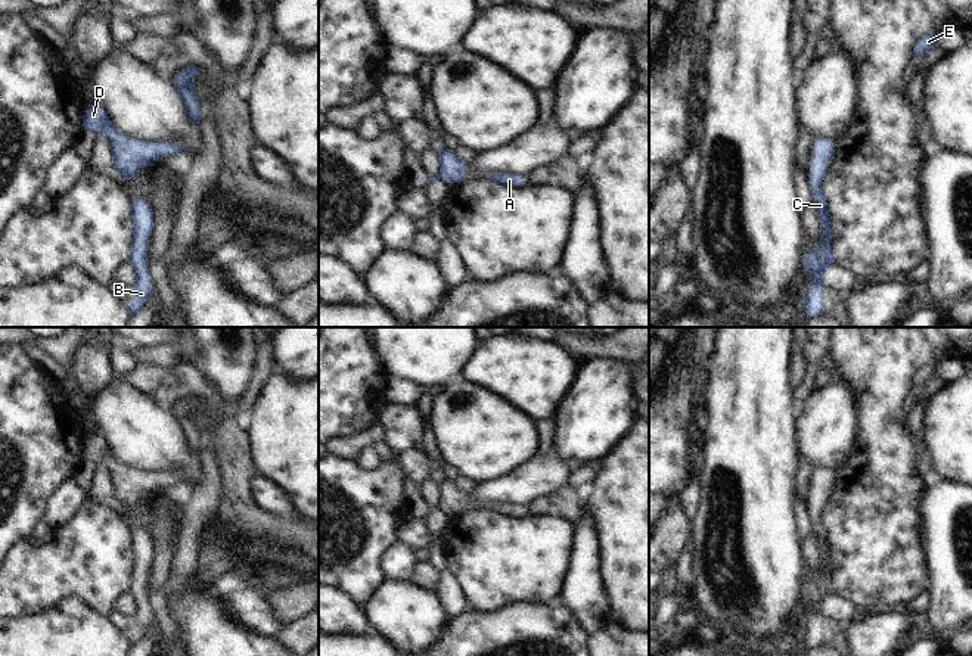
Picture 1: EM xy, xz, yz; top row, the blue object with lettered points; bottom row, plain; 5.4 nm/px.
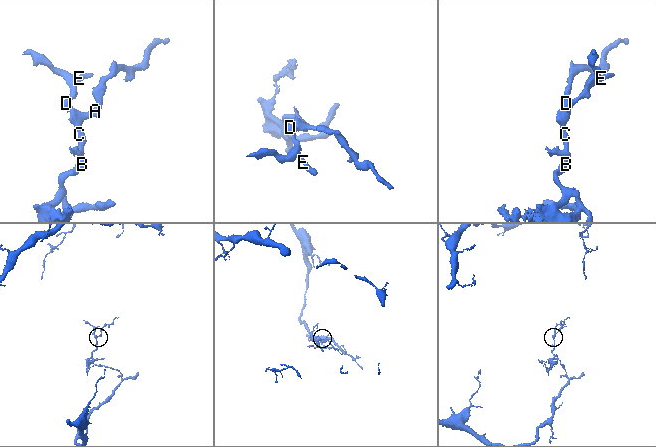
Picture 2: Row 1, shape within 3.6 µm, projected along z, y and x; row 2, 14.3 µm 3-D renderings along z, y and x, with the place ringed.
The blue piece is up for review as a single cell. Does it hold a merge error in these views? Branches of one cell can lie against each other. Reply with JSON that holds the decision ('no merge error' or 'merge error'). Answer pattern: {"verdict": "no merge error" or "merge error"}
{"verdict": "no merge error"}

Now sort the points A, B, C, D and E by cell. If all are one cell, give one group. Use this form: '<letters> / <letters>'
A B C D E

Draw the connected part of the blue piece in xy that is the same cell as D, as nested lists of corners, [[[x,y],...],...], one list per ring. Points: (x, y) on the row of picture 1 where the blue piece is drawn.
[[[99,100],[91,106],[83,108],[80,124],[83,130],[94,134],[103,131],[106,134],[114,156],[114,167],[118,171],[118,183],[134,180],[145,165],[167,158],[168,155],[180,155],[184,152],[183,144],[178,142],[145,142],[122,134],[112,125],[106,109]]]

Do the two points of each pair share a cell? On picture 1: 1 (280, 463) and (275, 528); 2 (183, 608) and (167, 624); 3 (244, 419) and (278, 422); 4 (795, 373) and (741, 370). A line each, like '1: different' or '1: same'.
1: different
2: different
3: different
4: different

